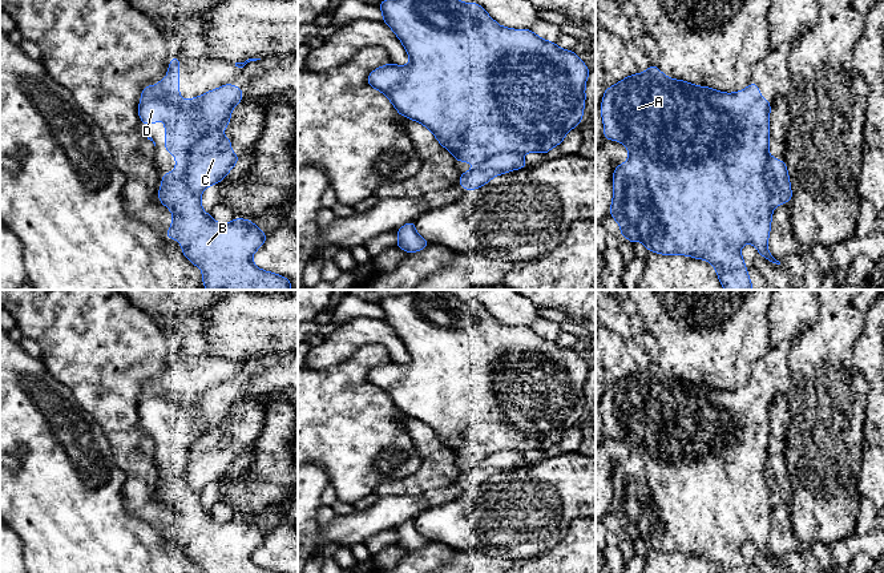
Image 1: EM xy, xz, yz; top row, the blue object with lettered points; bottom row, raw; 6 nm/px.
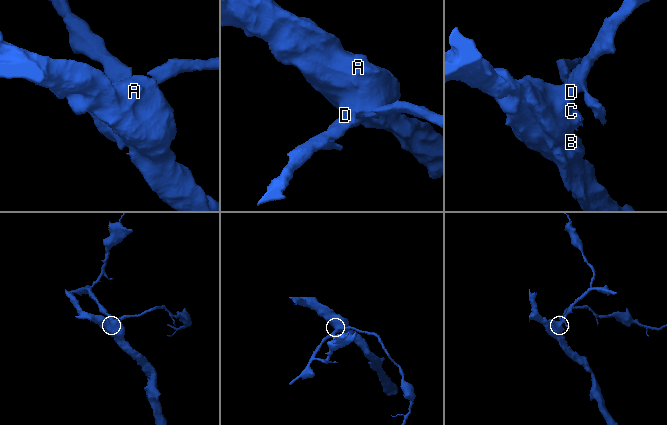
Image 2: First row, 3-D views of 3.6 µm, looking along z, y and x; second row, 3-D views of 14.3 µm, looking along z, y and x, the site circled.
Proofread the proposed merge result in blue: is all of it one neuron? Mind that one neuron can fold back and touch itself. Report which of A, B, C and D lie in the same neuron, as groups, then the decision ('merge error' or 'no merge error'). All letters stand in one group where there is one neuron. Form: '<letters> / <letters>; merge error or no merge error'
A B D / C; merge error

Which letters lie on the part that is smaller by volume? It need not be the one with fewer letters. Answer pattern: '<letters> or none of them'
C

